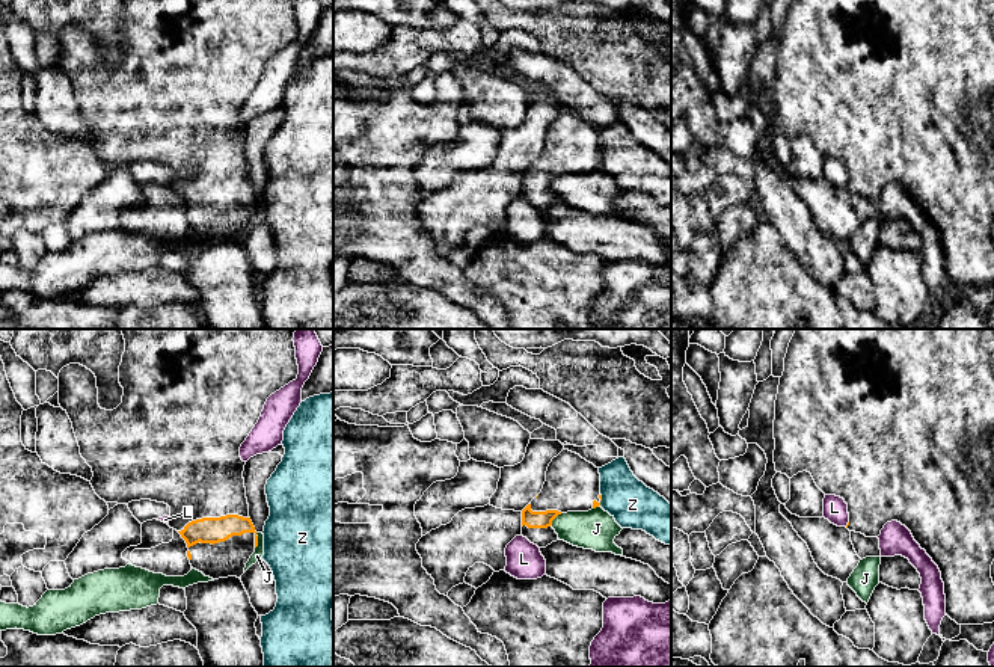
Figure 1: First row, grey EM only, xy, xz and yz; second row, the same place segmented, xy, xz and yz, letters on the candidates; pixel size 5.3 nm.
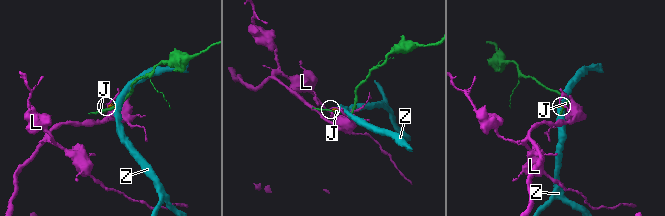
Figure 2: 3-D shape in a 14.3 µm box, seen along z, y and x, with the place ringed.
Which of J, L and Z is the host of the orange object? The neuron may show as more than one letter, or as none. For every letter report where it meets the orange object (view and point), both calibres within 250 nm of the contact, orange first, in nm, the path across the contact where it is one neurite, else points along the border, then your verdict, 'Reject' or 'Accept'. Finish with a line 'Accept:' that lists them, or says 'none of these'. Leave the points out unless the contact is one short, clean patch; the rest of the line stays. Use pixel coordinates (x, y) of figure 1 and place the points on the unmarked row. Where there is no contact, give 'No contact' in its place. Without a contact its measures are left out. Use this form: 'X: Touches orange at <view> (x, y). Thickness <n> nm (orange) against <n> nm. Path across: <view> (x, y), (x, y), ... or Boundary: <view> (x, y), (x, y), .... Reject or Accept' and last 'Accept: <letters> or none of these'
J: Touches orange at xy (257, 202). Thickness 140 nm (orange) against 60 nm. Boundary: xy (257, 195), (255, 210). Reject
L: Touches orange at yz (848, 186). Thickness 20 nm (orange) against 130 nm. Reject
Z: Touches orange at xz (601, 162). Thickness 20 nm (orange) against 240 nm. Boundary: xz (601, 156), (599, 166). Reject
Accept: none of these

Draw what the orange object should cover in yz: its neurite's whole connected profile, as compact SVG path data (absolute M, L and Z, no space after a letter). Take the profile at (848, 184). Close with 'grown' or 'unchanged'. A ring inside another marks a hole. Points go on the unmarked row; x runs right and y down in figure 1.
M792 0L780 39L774 81L775 133L789 140L798 134L811 136L825 157L836 157L848 166L848 192L878 199L887 184L905 187L914 202L941 234L946 276L958 287L994 284L994 0Z; grown

